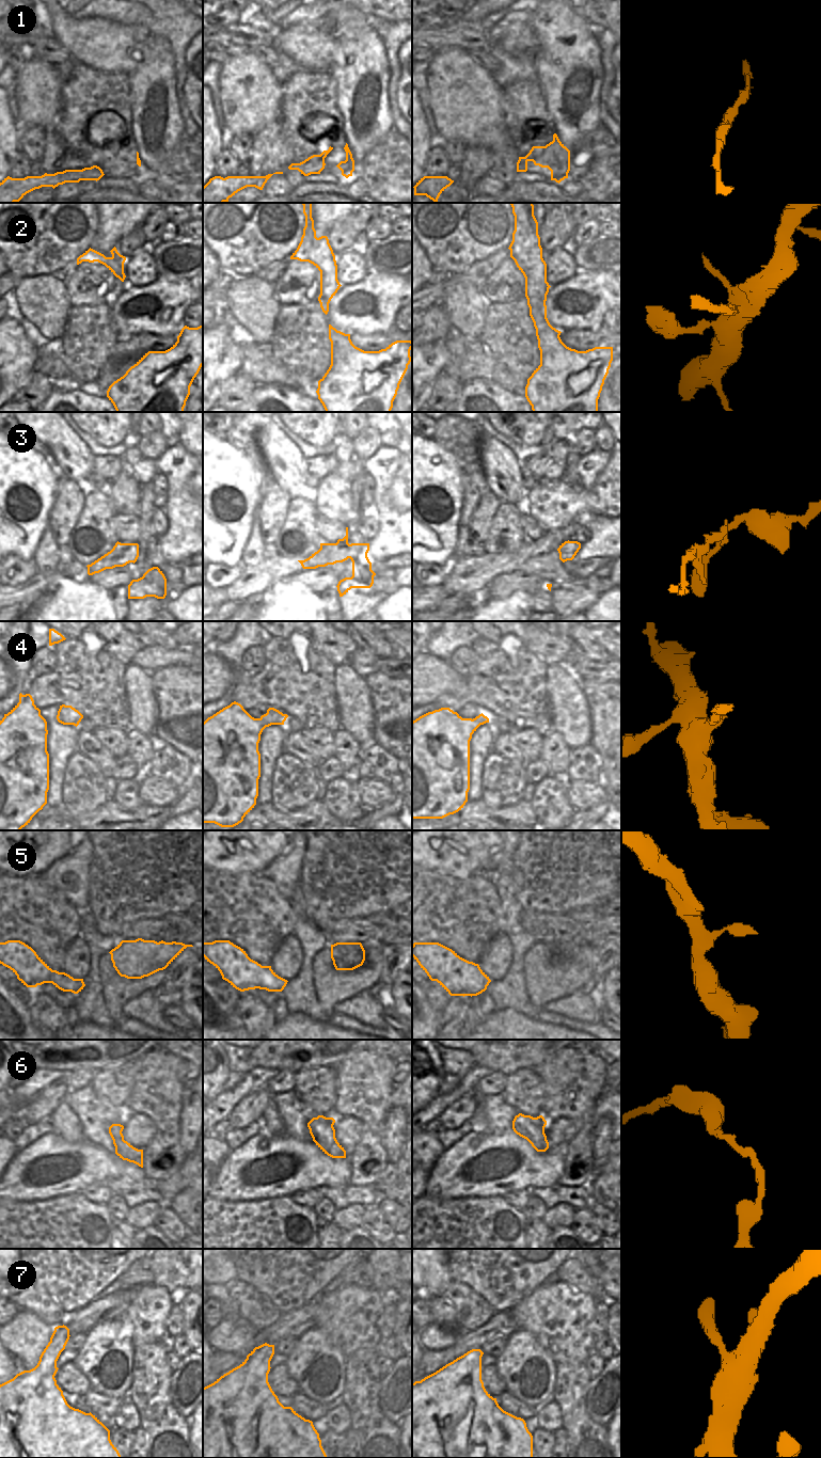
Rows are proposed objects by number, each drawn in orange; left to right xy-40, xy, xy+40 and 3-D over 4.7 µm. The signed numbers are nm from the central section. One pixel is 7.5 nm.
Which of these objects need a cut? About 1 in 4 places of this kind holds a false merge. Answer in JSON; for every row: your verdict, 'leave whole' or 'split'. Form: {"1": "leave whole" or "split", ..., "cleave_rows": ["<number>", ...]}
{"1": "leave whole", "2": "split", "3": "leave whole", "4": "split", "5": "leave whole", "6": "leave whole", "7": "leave whole", "cleave_rows": ["2", "4"]}

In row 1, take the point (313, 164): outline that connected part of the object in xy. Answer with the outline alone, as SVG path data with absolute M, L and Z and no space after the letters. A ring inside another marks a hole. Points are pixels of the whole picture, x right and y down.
M330 146L328 150L323 150L320 155L313 155L300 163L291 163L288 169L298 170L304 176L320 174L326 165L325 158L332 149L333 147Z

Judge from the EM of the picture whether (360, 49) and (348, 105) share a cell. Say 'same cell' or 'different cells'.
same cell

